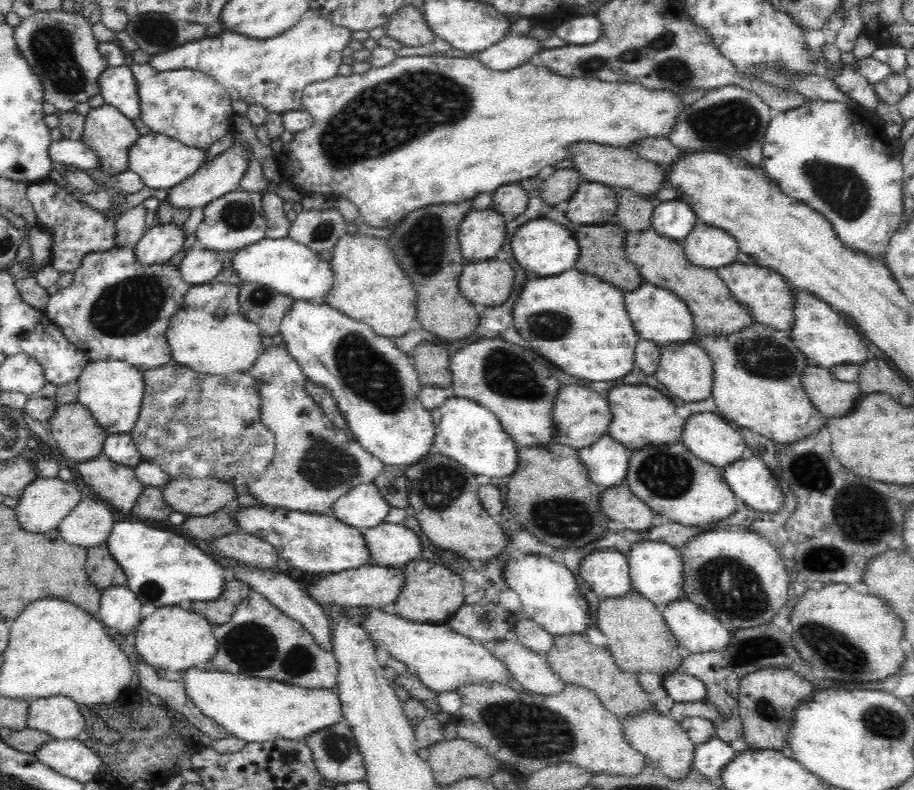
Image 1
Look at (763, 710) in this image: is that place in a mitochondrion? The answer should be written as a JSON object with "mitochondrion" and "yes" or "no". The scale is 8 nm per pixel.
{"mitochondrion":"yes"}

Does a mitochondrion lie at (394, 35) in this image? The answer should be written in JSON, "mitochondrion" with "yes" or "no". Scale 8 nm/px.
{"mitochondrion":"no"}

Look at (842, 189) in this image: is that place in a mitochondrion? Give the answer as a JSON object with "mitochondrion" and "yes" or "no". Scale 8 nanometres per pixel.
{"mitochondrion":"yes"}

